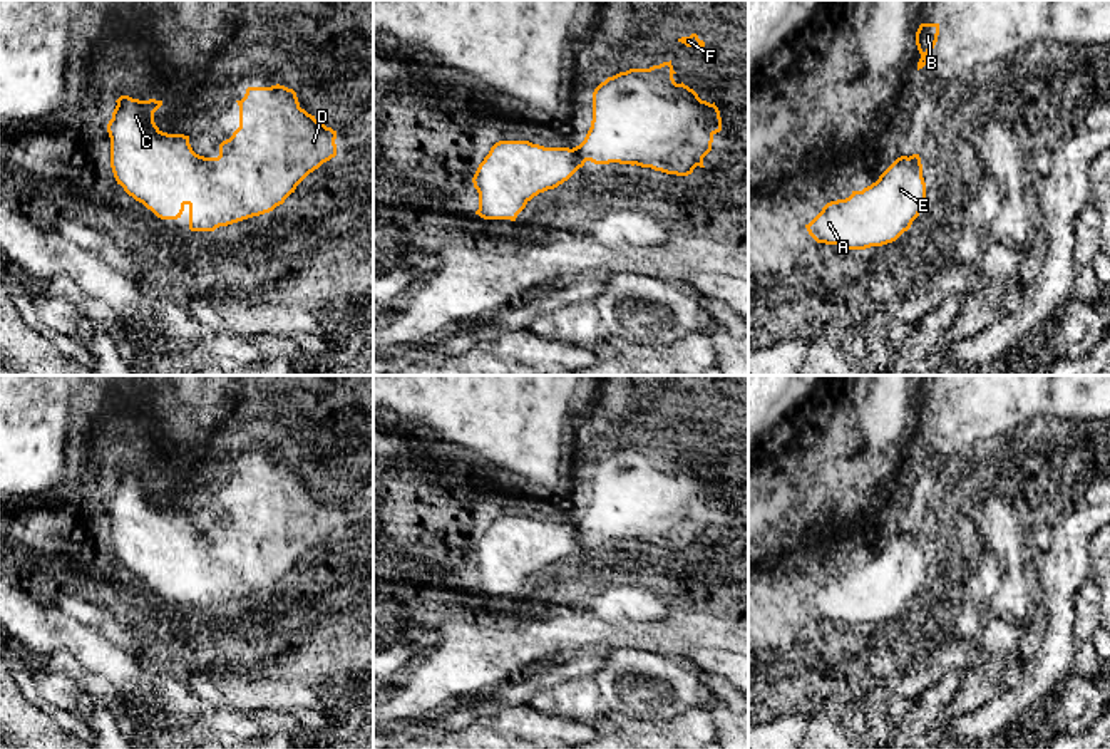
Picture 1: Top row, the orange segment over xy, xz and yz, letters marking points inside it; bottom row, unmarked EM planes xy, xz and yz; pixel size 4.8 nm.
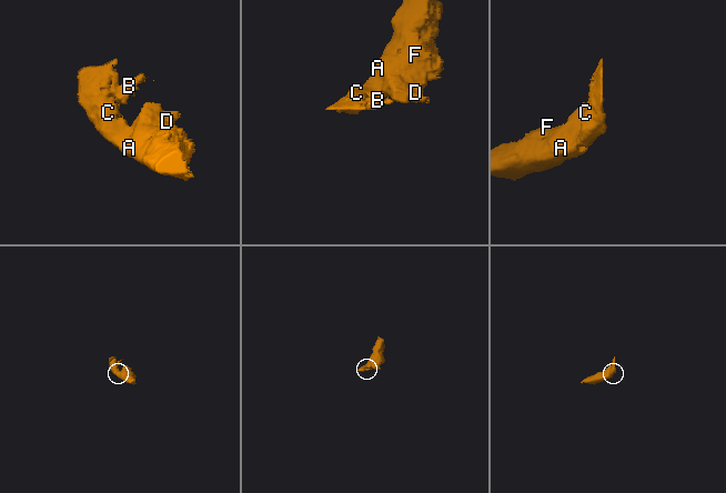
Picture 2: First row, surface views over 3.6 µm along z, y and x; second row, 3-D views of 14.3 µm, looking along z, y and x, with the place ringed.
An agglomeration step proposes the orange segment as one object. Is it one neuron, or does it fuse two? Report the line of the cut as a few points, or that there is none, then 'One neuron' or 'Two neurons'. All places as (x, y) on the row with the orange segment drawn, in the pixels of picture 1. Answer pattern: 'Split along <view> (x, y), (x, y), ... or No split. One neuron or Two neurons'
No split. One neuron

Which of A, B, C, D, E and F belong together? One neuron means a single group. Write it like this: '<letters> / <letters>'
A B C D E F

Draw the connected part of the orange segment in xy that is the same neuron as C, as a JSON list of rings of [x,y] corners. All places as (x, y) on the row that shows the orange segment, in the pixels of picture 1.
[[[285,85],[248,87],[239,106],[239,127],[219,144],[218,158],[193,151],[189,136],[162,132],[154,112],[162,101],[121,96],[107,124],[110,168],[117,184],[161,220],[181,218],[189,206],[191,231],[214,231],[273,211],[323,163],[337,156],[337,131],[300,107],[296,92]]]

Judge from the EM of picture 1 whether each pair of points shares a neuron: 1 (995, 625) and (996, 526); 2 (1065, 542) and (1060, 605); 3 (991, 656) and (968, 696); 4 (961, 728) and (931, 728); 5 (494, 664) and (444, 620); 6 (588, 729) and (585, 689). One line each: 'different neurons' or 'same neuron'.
1: different neurons
2: same neuron
3: same neuron
4: different neurons
5: same neuron
6: different neurons

